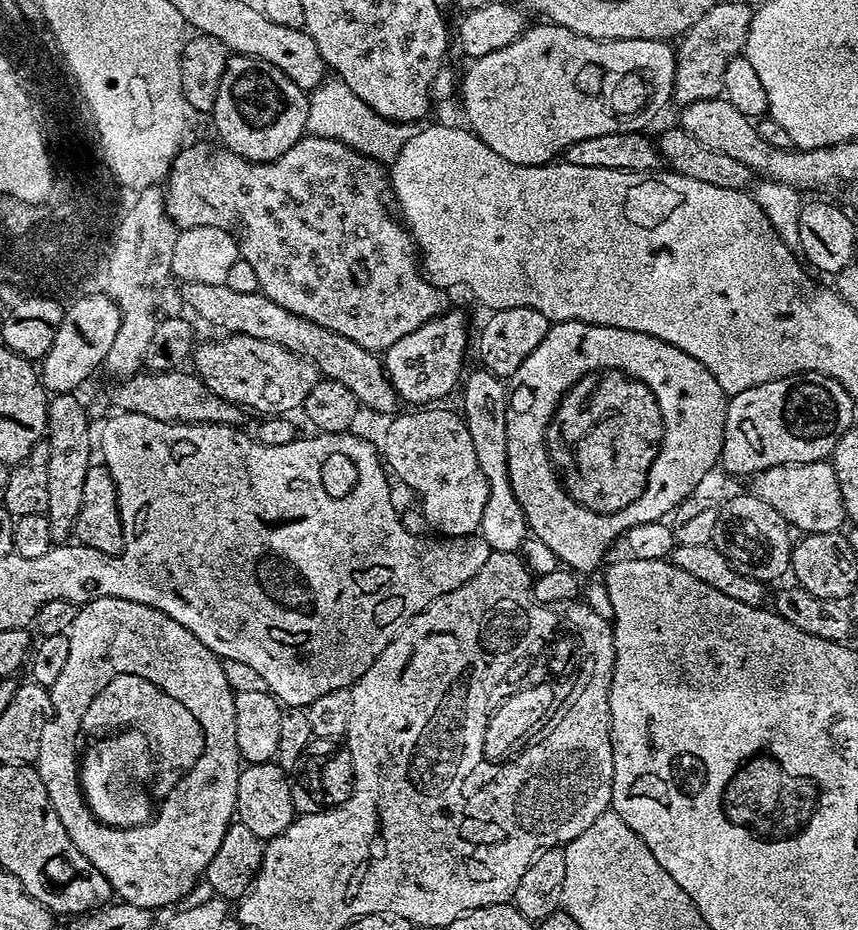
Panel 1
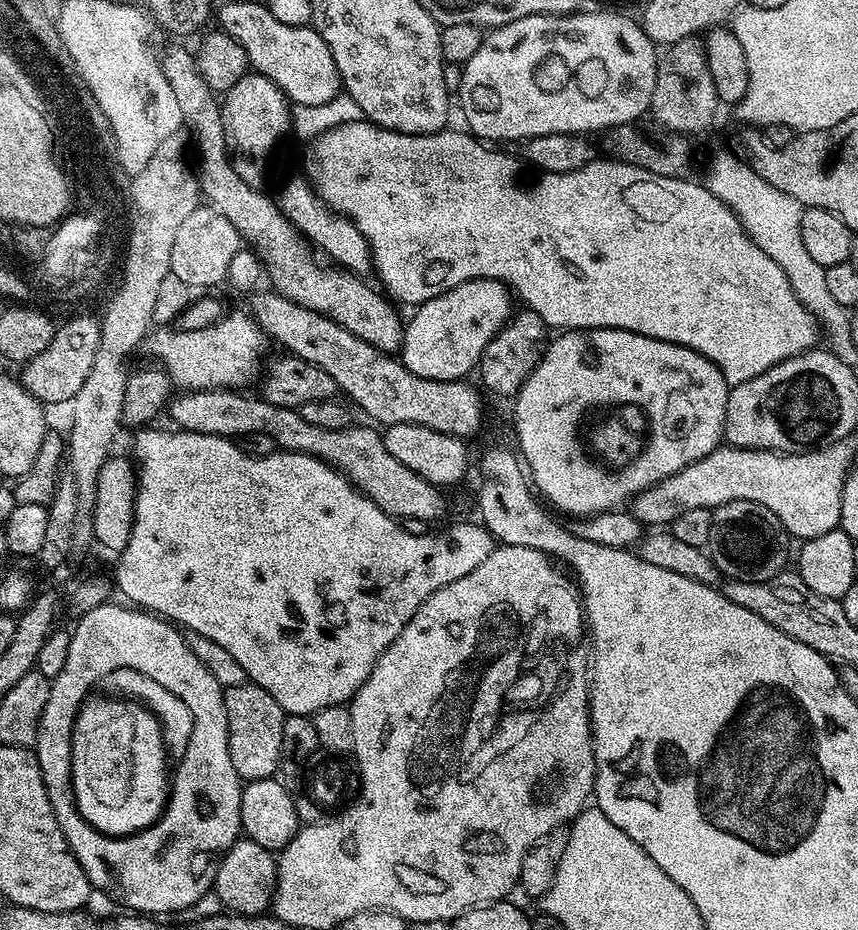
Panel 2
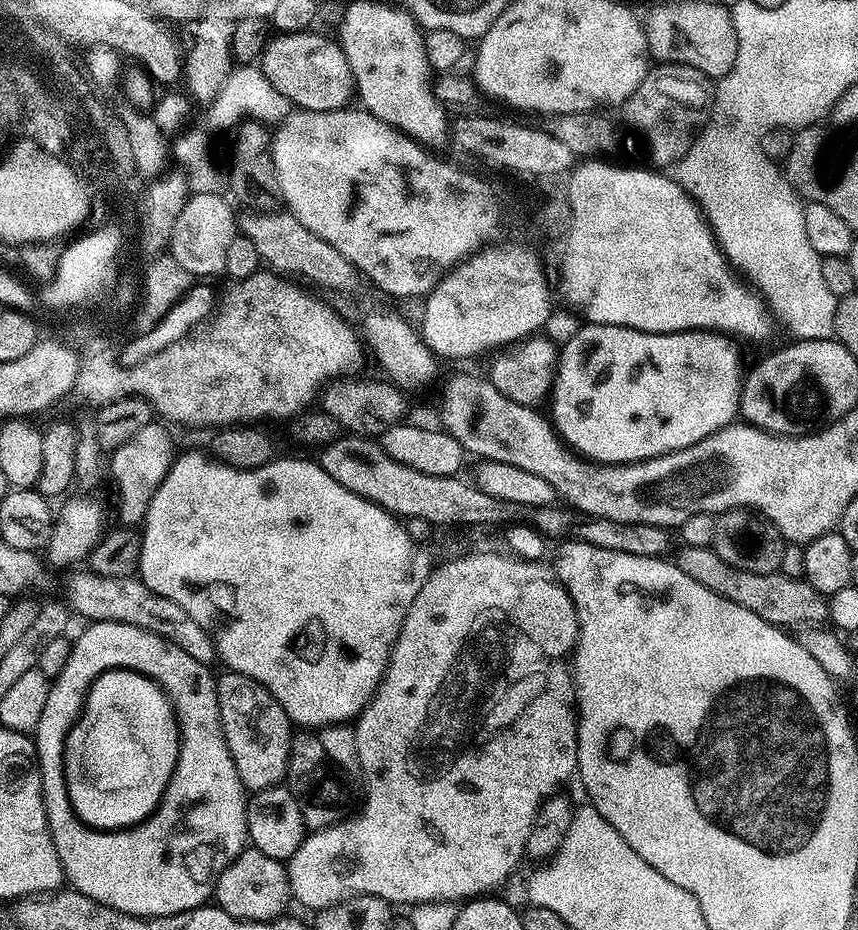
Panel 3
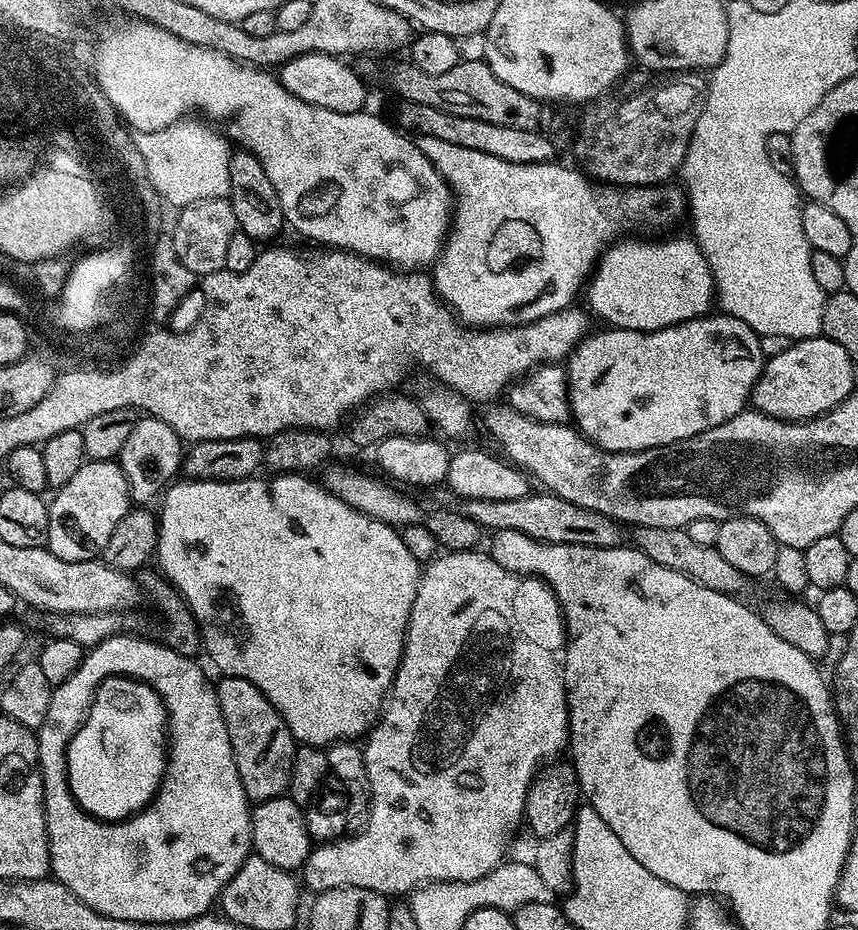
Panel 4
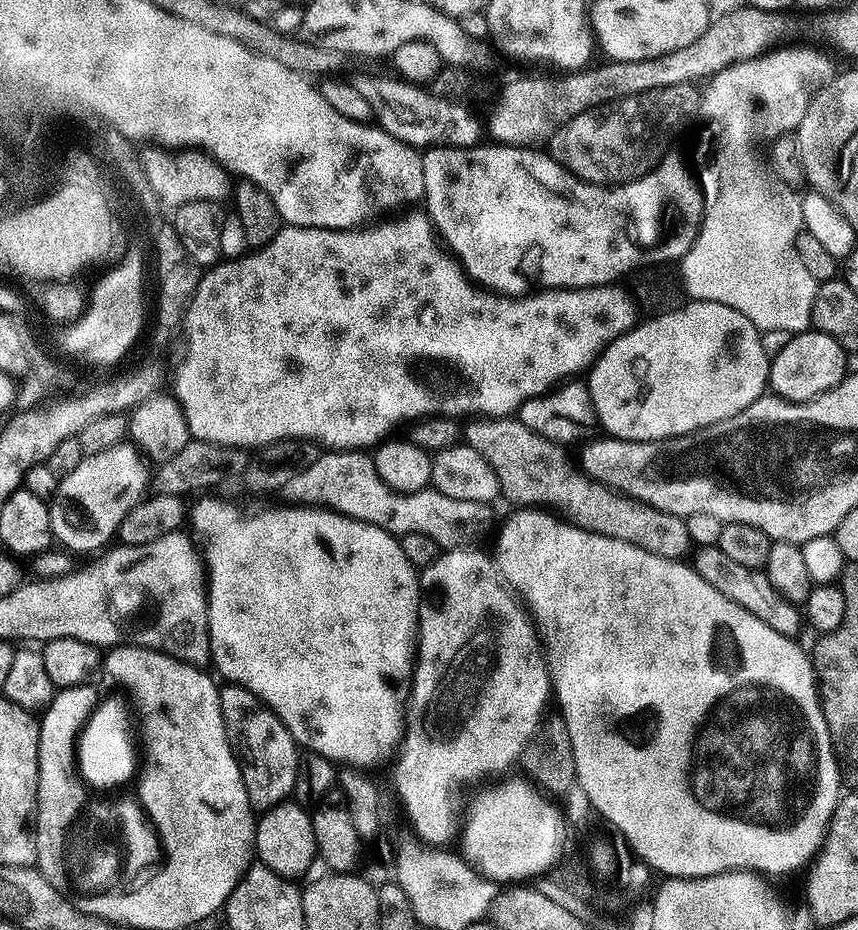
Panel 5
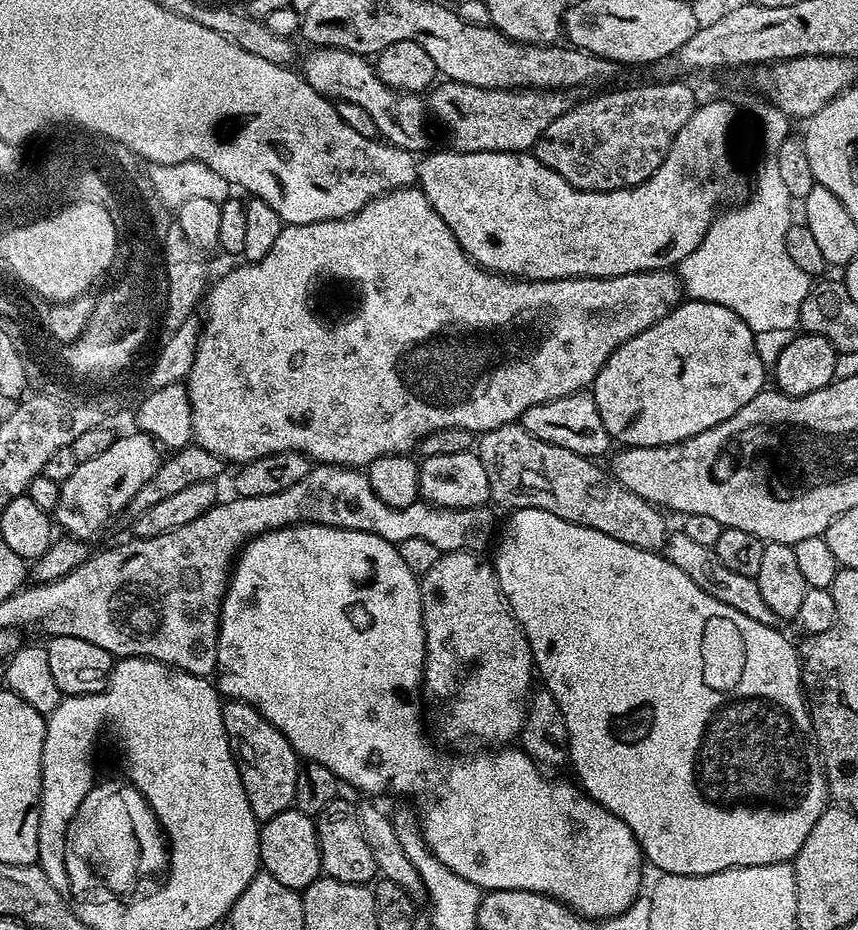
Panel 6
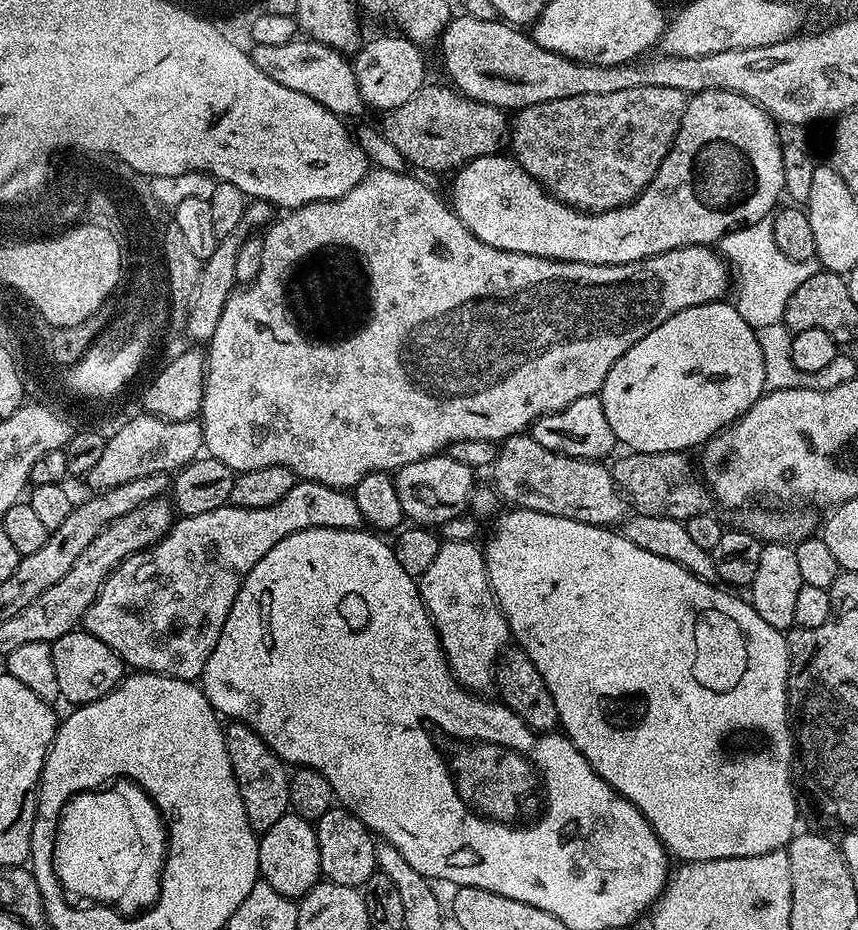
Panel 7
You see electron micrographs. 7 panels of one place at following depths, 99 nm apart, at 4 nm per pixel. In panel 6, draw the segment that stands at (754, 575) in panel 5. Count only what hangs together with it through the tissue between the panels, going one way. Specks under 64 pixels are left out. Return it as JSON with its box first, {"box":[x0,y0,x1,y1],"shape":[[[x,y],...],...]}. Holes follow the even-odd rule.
{"box":[662,530,778,625],"shape":[[[676,530],[665,540],[662,555],[665,560],[678,566],[678,570],[682,570],[682,574],[686,574],[686,578],[690,578],[690,582],[694,582],[699,588],[706,590],[706,594],[718,598],[718,602],[726,602],[726,606],[734,606],[734,610],[746,614],[746,618],[754,618],[754,622],[770,625],[777,623],[778,618],[774,614],[774,610],[770,610],[770,606],[766,606],[756,578],[730,570],[718,558],[715,548],[701,546],[699,542],[686,538],[686,534],[682,530]]]}

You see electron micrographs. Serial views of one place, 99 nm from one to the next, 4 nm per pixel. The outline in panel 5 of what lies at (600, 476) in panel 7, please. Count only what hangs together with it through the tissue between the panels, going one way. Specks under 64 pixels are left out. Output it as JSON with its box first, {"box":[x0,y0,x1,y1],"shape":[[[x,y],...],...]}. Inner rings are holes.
{"box":[462,418,693,561],"shape":[[[518,418],[469,419],[463,425],[462,440],[478,450],[486,462],[490,462],[494,474],[498,474],[505,501],[508,499],[512,504],[541,504],[539,507],[544,510],[557,508],[569,516],[569,521],[585,528],[587,532],[597,532],[606,538],[618,538],[618,542],[630,542],[630,546],[638,546],[646,550],[646,554],[654,554],[666,560],[683,561],[688,548],[693,547],[681,517],[629,502],[579,475],[576,477],[560,453],[563,451],[545,436],[539,436],[522,426]]]}

